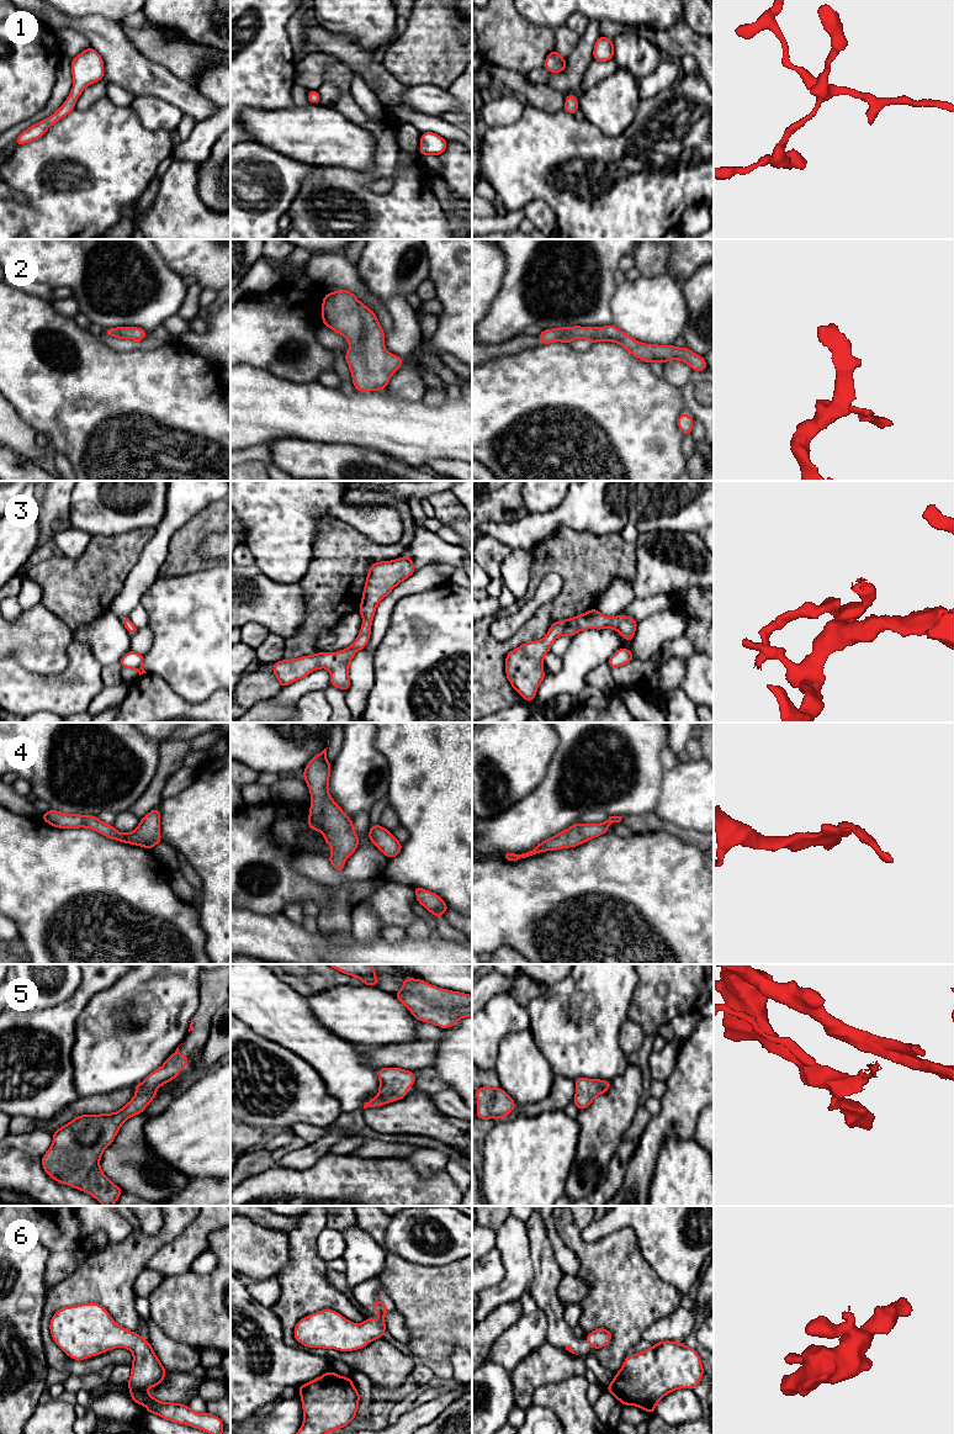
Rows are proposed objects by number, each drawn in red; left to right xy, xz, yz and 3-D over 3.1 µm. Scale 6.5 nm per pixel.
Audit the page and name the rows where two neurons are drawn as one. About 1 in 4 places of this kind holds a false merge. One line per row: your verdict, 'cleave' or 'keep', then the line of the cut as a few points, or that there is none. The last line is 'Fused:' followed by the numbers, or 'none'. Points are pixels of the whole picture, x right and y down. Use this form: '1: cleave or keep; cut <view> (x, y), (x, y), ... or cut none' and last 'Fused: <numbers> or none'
1: keep; cut none
2: keep; cut none
3: keep; cut none
4: keep; cut none
5: keep; cut none
6: keep; cut none
Fused: none

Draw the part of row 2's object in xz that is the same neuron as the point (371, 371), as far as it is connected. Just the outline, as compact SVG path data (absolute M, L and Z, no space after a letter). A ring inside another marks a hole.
M344 289L324 295L322 322L345 337L350 345L345 360L351 371L353 386L361 392L385 390L392 375L403 365L403 359L386 350L385 332L375 312Z

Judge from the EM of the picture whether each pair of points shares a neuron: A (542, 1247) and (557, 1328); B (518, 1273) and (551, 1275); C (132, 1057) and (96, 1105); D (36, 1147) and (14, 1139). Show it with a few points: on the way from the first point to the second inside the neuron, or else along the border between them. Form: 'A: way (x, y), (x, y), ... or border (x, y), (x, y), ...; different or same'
A: way (545, 1266), (545, 1296), (554, 1308); same
B: border (530, 1245), (533, 1279), (528, 1287); different
C: border (133, 1086), (81, 1098); different
D: way (31, 1142), (19, 1141); same

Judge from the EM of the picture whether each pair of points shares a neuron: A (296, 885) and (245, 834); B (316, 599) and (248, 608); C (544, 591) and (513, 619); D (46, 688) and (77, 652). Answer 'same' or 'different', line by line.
A: same
B: different
C: same
D: same

